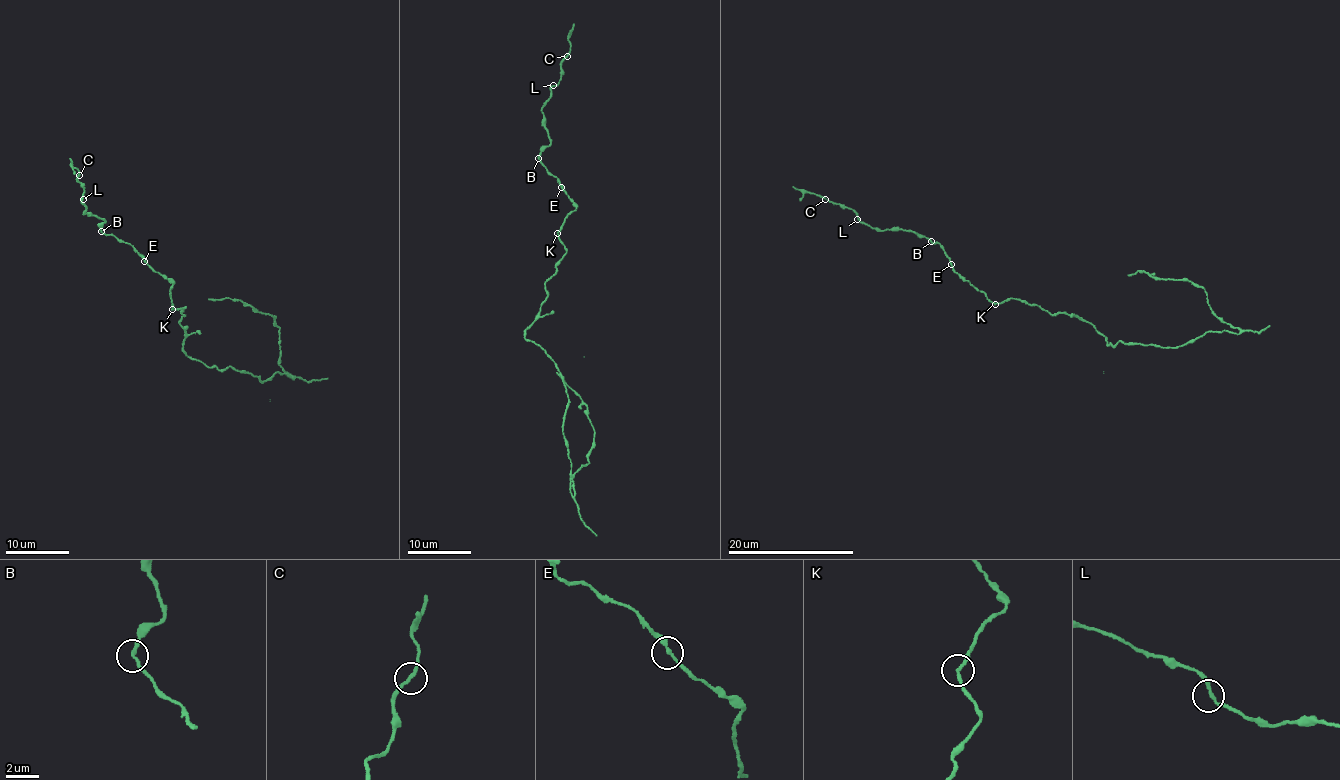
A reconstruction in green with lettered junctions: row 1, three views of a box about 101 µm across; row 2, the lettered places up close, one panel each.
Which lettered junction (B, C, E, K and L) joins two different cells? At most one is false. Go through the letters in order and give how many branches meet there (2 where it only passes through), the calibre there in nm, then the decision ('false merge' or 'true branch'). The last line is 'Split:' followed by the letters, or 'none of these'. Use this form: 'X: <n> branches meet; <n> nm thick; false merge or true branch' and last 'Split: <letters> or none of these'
B: 2 branches meet; 180 nm thick; true branch
C: 2 branches meet; 180 nm thick; true branch
E: 2 branches meet; 180 nm thick; true branch
K: 2 branches meet; 180 nm thick; true branch
L: 2 branches meet; 180 nm thick; true branch
Split: none of these

